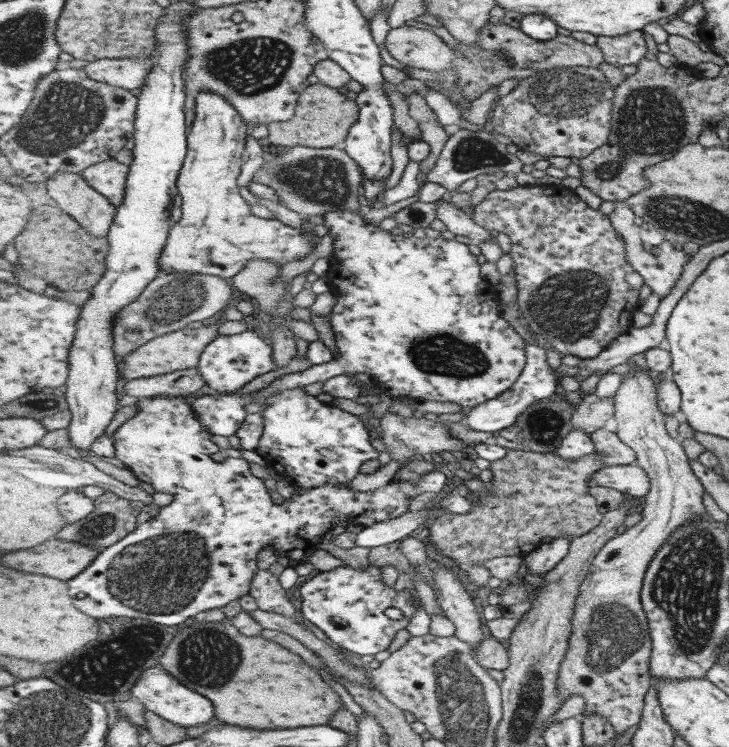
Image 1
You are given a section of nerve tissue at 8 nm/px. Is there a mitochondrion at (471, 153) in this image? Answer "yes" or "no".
yes

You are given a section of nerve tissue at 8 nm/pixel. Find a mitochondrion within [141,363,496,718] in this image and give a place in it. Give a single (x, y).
(209, 656)

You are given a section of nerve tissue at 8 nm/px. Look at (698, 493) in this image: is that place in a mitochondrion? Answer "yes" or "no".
no

